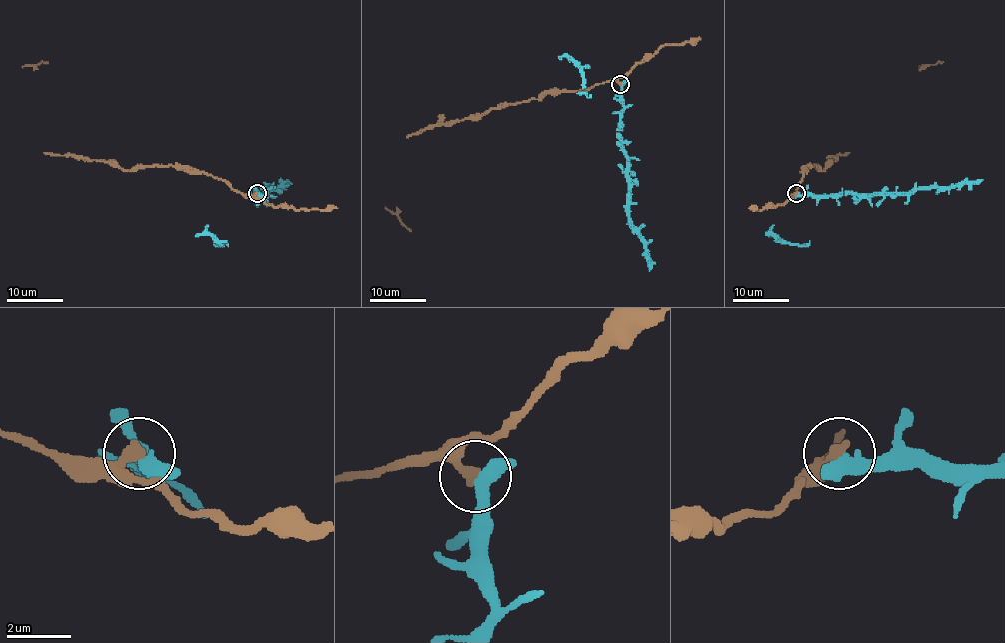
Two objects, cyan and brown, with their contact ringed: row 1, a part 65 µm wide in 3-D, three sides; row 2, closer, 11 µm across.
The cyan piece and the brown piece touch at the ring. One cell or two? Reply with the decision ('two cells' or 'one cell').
two cells

